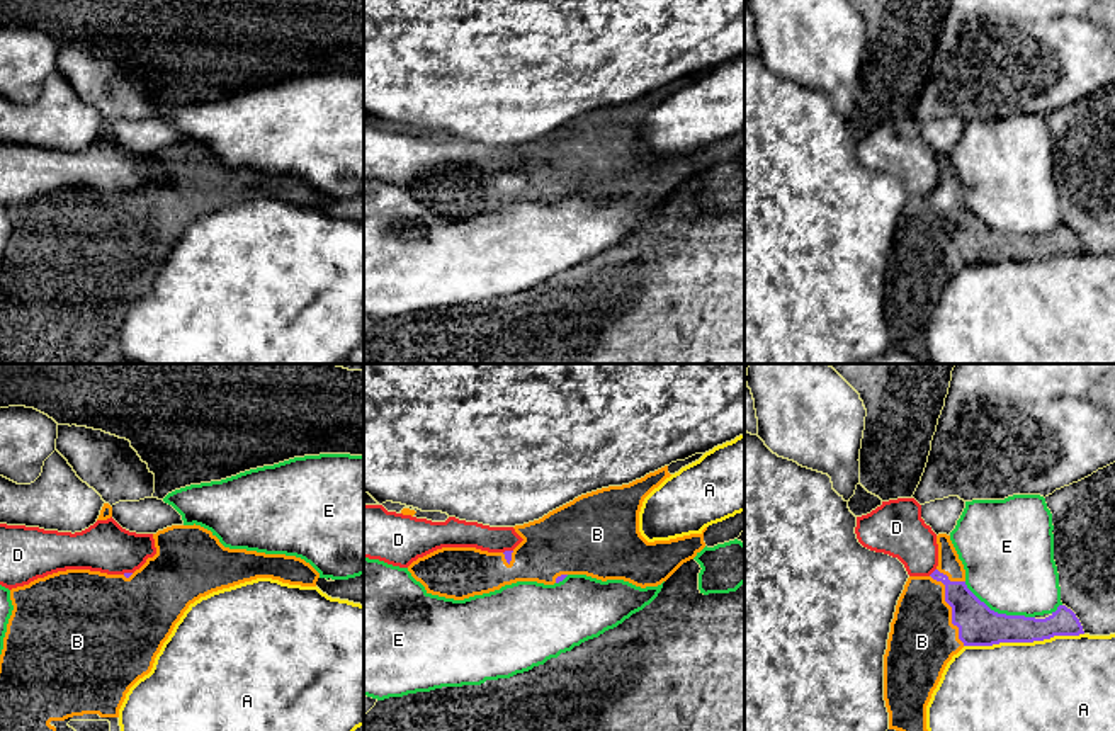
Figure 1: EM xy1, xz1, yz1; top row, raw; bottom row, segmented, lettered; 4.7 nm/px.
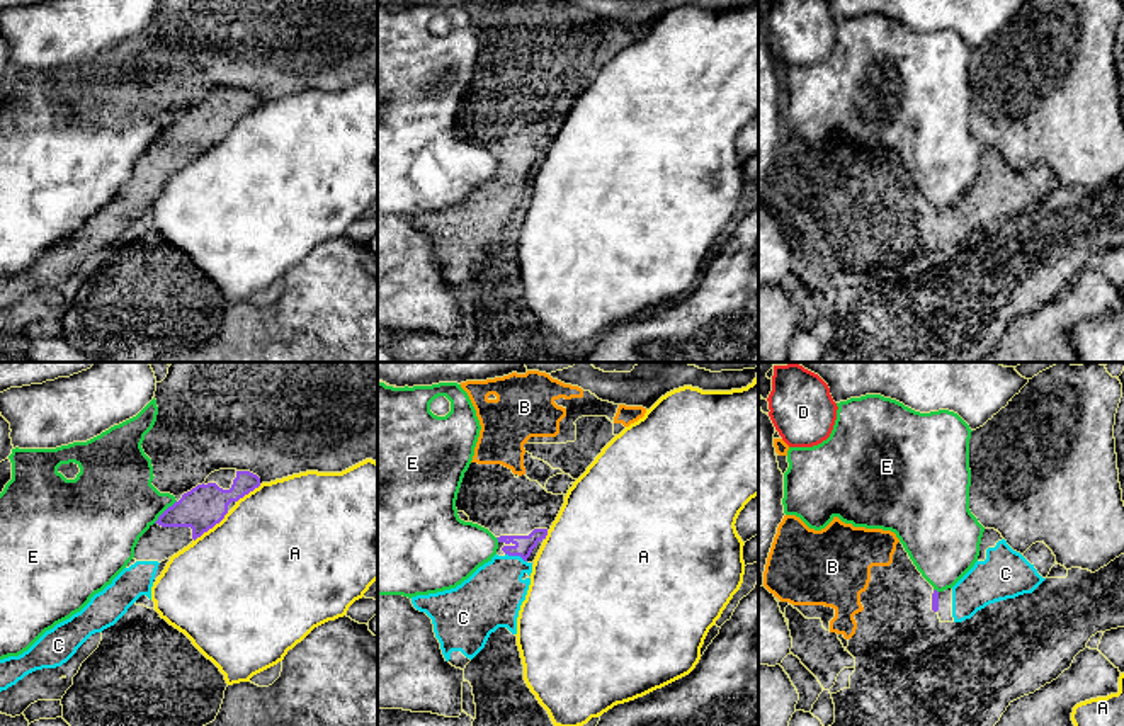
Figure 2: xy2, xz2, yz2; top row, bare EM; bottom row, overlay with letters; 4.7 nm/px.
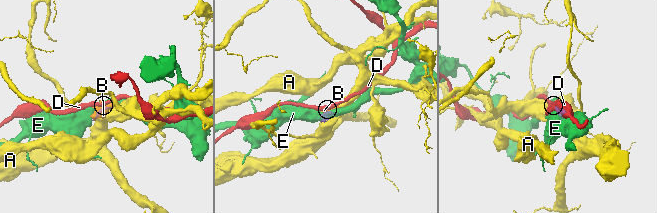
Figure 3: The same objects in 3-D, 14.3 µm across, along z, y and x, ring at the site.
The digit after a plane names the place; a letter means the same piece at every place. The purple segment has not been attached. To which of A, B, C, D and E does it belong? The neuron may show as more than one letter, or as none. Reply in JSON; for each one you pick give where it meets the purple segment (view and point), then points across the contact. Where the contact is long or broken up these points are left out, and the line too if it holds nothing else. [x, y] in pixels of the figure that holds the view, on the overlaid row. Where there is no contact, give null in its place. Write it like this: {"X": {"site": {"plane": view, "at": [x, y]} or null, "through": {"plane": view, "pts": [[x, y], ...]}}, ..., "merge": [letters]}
{"B": {"site": {"plane": "yz1", "at": [952, 609]}}, "C": {"site": {"plane": "xz2", "at": [516, 555]}, "through": {"plane": "xz2", "pts": [[524, 544], [516, 555], [492, 597]]}}, "merge": ["B", "C"]}

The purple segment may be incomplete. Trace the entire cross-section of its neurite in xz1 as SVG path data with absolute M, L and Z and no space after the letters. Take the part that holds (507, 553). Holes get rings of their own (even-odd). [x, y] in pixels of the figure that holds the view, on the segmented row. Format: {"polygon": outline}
{"polygon": "M695 454L685 461L671 462L629 484L581 495L539 520L515 525L515 532L524 541L513 551L488 552L476 547L442 547L413 561L408 571L425 586L427 593L454 600L490 593L517 581L554 585L568 575L586 575L602 581L624 580L641 588L658 586L705 546L714 547L734 541L744 530L744 512L741 512L705 527L700 534L654 542L648 542L641 536L639 512L644 498L666 478L702 456Z"}

